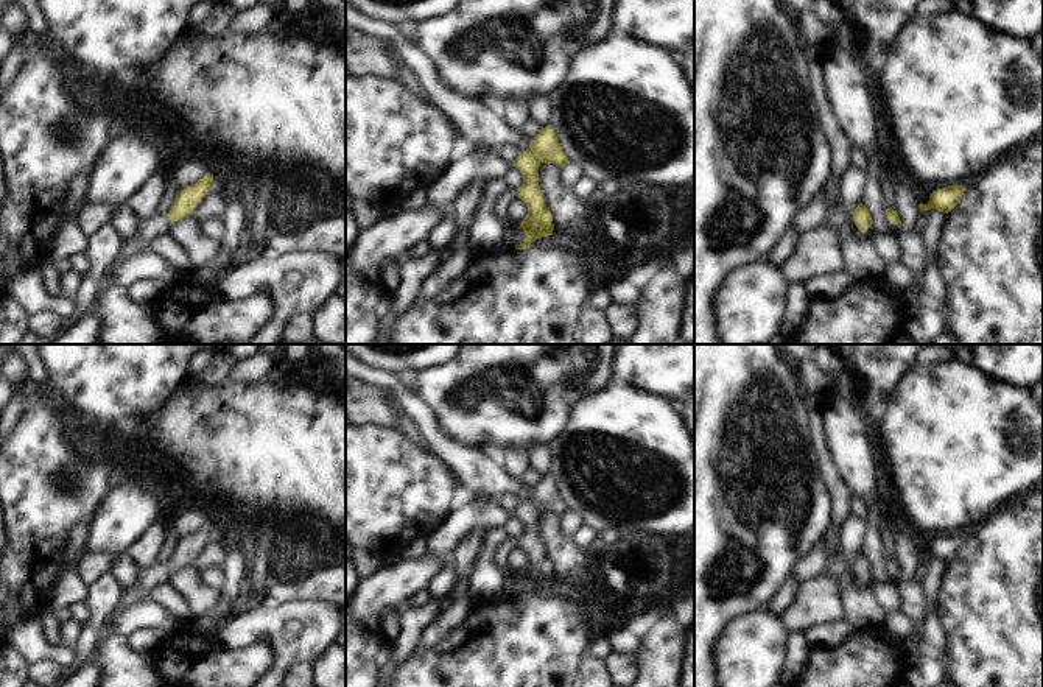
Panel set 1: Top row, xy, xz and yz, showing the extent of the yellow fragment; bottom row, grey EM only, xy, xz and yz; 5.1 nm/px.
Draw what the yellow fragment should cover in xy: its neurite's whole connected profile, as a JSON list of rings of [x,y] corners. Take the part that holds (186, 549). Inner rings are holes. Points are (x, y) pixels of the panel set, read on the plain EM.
[[[207,522],[196,533],[177,539],[168,562],[139,567],[135,581],[121,592],[118,608],[139,603],[148,597],[154,586],[170,583],[173,572],[191,564],[202,547],[209,544],[212,531],[213,523]]]

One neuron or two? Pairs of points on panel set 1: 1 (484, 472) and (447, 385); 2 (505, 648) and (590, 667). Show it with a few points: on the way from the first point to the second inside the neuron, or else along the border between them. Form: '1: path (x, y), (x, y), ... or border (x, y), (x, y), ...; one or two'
1: border (441, 430), (460, 443), (492, 452), (497, 457); two
2: border (582, 659), (576, 670); two

